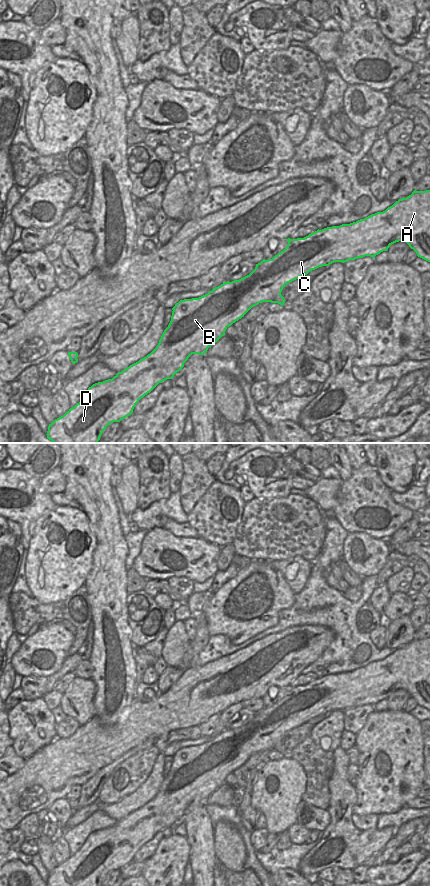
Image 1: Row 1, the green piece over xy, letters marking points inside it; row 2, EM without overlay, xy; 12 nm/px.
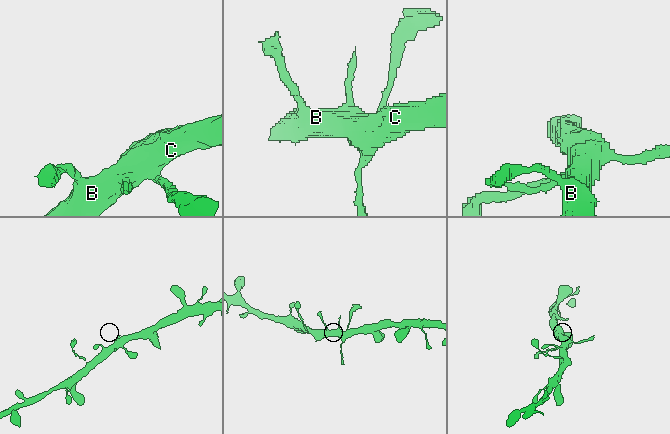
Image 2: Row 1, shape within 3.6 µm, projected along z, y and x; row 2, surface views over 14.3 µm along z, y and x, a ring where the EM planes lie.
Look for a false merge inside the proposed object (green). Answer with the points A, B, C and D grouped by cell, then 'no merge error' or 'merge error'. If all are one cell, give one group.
groups A B C D; no merge error

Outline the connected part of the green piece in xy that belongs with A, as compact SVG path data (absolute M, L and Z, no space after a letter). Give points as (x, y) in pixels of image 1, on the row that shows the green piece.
M414 190L411 195L399 199L385 211L377 212L356 222L327 227L322 230L318 229L304 238L288 238L285 240L288 241L288 244L283 251L272 259L263 259L256 264L255 269L249 275L232 282L224 282L199 298L184 299L176 303L172 308L171 321L164 330L156 348L146 357L118 372L112 379L95 383L89 387L79 403L49 424L47 438L53 443L98 443L103 431L109 424L120 422L131 415L139 400L150 393L159 383L167 379L173 379L192 354L204 355L209 347L225 335L229 326L244 317L252 307L259 303L271 302L283 306L286 300L281 292L285 285L300 279L312 270L329 266L334 262L344 263L365 256L374 258L399 241L406 242L418 257L430 262L430 190Z

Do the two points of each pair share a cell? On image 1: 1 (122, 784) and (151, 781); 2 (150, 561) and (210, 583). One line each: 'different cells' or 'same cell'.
1: different cells
2: different cells

